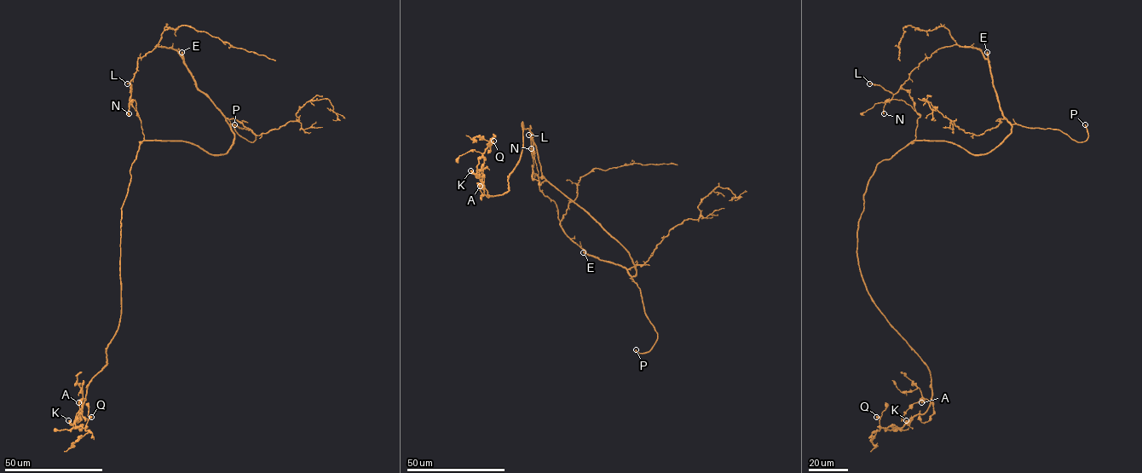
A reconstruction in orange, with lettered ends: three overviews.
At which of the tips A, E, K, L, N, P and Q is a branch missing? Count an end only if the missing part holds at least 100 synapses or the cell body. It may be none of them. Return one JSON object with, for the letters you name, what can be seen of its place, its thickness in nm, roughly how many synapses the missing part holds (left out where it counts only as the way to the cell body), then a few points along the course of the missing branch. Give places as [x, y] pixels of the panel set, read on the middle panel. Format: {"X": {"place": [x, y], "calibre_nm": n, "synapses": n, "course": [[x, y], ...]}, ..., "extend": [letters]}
{"E": {"place": [583, 252], "calibre_nm": 440, "synapses": 160, "course": [[583, 252], [593, 270], [621, 274], [661, 245], [688, 234], [706, 215], [733, 211], [723, 222], [717, 214]]}, "P": {"place": [636, 349], "calibre_nm": 340, "course": [[636, 349], [635, 344], [646, 340], [647, 343], [645, 342]]}, "extend": ["E", "P"]}

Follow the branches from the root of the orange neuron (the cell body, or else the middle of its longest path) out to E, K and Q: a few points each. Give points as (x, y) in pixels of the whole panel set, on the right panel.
E: (883, 159), (915, 138), (919, 115), (902, 87), (909, 74), (945, 47), (977, 48), (987, 59), (987, 52)
K: (883, 159), (877, 164), (863, 196), (856, 256), (872, 301), (930, 371), (929, 407), (908, 423), (906, 420)
Q: (883, 159), (863, 196), (857, 262), (872, 301), (927, 366), (931, 399), (900, 428), (882, 428), (876, 417)

